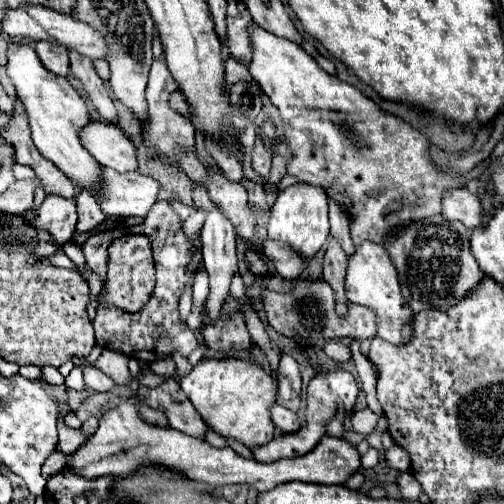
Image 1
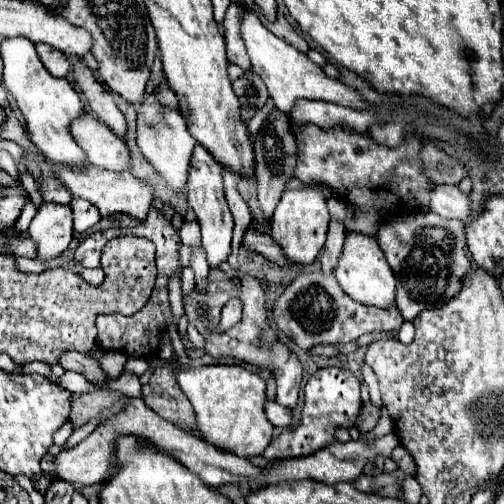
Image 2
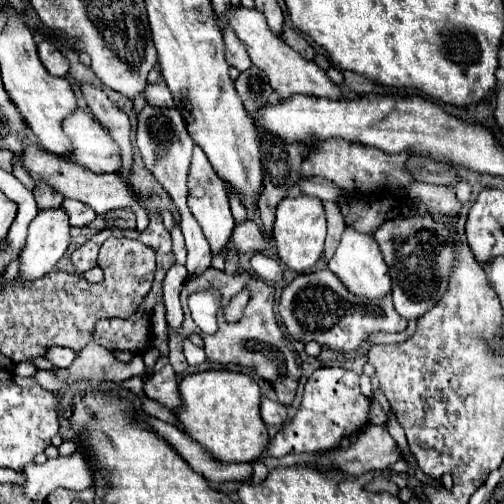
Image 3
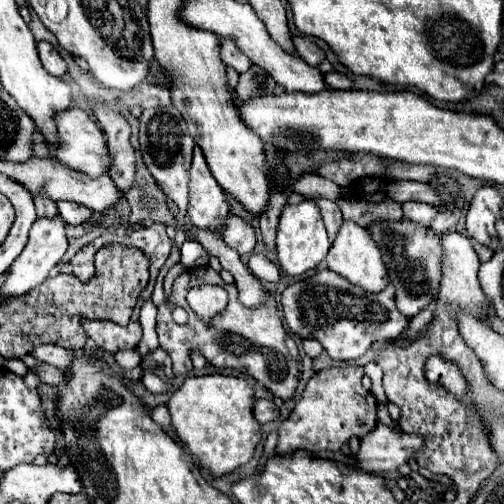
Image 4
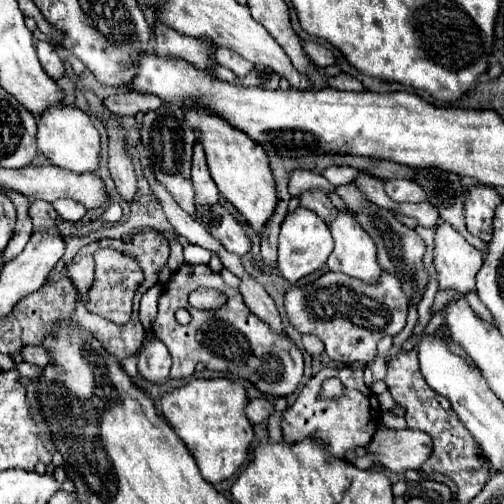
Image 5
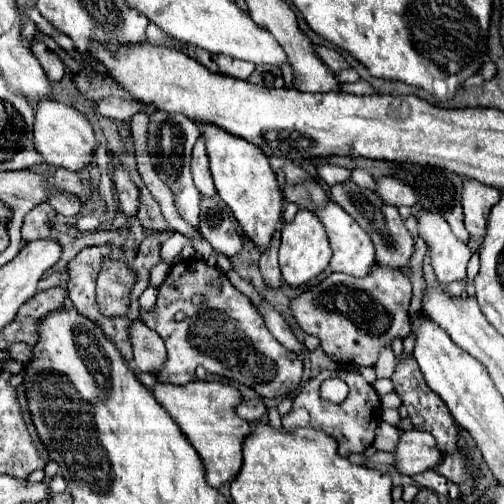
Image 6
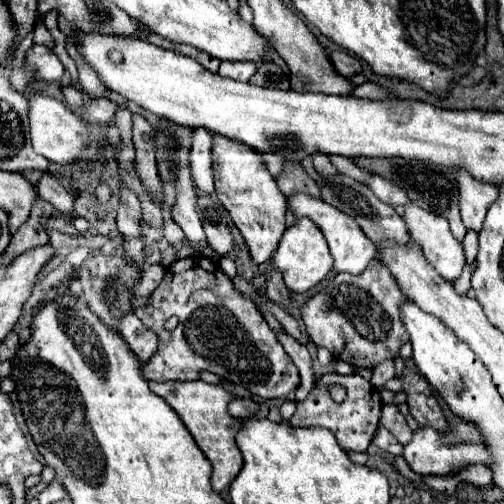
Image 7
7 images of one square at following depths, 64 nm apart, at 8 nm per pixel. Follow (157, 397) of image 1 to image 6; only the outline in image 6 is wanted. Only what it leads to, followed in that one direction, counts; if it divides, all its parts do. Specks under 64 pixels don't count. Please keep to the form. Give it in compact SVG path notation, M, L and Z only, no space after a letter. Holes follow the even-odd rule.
M144 322L132 324L132 348L134 348L134 366L138 370L150 374L162 370L166 362L164 342Z

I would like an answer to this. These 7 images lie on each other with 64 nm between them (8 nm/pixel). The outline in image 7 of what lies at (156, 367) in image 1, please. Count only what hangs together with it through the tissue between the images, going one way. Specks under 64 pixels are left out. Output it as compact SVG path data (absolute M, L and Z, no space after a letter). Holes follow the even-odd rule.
M150 380L148 386L154 394L158 394L180 416L180 420L184 422L184 426L192 434L194 442L198 444L198 448L204 452L204 456L212 464L212 478L210 478L212 488L216 492L222 492L236 478L236 474L242 470L242 454L236 446L236 432L240 430L242 424L240 424L240 420L236 420L228 414L228 402L234 400L234 394L230 394L222 386L206 384L202 380L162 382L162 384Z

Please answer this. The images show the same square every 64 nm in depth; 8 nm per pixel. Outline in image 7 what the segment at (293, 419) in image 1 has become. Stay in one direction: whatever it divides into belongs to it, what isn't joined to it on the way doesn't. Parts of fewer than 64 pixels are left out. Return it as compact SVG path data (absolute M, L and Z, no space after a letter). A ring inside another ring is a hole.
M236 398L236 400L230 402L230 414L234 418L240 418L240 420L252 418L252 416L256 416L256 412L258 412L258 404L254 400L240 400L240 398Z

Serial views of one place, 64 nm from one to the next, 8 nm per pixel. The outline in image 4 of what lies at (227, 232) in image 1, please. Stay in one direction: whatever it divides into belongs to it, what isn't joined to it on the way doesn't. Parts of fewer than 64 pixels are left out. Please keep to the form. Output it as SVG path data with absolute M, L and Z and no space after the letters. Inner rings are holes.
M200 146L194 147L194 158L190 166L190 204L188 214L190 220L218 238L222 238L222 232L226 228L226 218L230 214L230 204L226 200L224 190L212 176L204 154L200 152Z

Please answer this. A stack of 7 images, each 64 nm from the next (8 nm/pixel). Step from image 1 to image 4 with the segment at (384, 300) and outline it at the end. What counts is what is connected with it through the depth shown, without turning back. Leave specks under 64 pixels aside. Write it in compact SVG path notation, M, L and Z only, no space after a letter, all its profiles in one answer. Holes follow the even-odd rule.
M344 222L338 236L336 236L336 242L334 246L330 248L328 256L326 256L326 266L344 276L348 282L352 282L354 286L360 286L364 292L382 292L388 284L388 270L384 268L384 262L382 262L382 256L380 256L380 248L376 246L376 242L372 240L370 232L354 222Z

